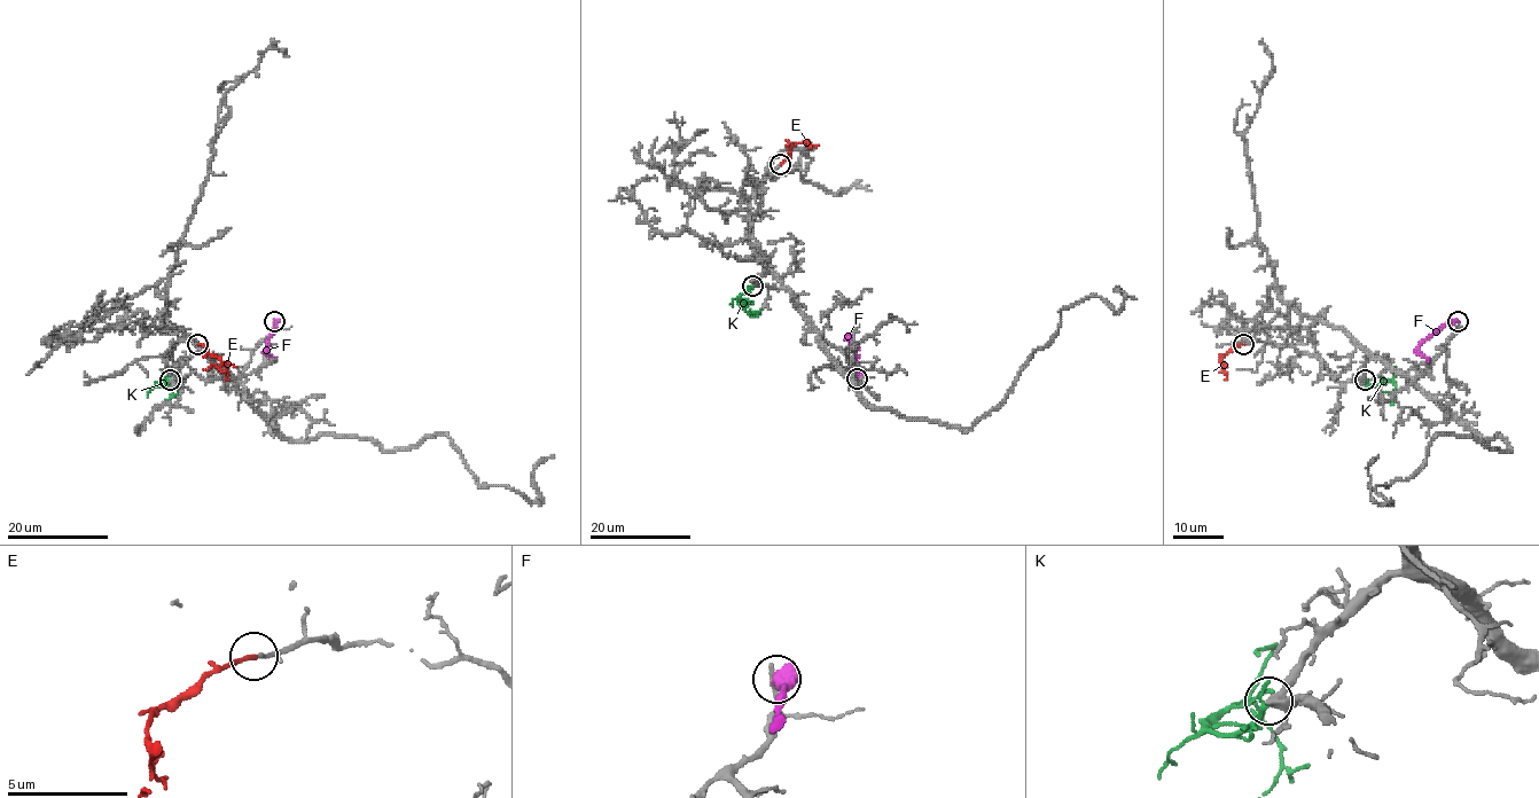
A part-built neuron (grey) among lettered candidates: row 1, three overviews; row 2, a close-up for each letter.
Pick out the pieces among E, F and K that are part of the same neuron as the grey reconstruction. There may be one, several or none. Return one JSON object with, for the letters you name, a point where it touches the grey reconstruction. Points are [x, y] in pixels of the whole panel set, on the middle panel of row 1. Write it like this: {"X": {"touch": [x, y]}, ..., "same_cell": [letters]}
{"E": {"touch": [780, 164]}, "K": {"touch": [752, 286]}, "same_cell": ["E", "K"]}

